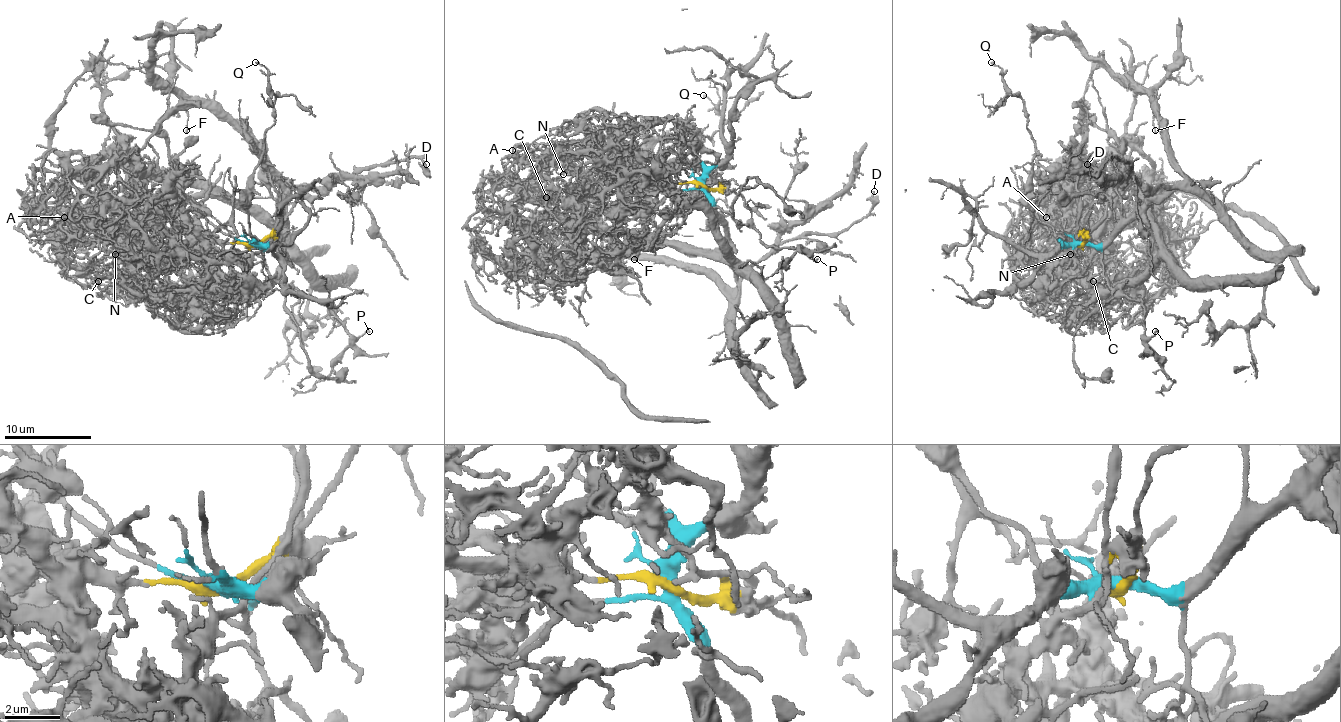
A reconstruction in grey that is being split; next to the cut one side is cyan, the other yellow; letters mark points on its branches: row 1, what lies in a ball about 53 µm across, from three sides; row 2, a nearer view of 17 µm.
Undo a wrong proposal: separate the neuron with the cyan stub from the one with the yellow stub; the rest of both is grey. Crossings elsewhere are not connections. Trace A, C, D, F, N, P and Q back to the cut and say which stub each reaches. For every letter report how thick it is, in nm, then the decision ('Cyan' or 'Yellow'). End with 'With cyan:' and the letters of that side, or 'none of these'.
A: Thickness 160 nm. Yellow
C: Thickness 180 nm. Yellow
D: Thickness 170 nm. Cyan
F: Thickness 110 nm. Cyan
N: Thickness 130 nm. Yellow
P: Thickness 150 nm. Cyan
Q: Thickness 140 nm. Cyan
With cyan: D, F, P, Q

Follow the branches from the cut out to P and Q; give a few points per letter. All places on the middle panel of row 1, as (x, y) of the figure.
P: (703, 185), (705, 196), (714, 207), (748, 224), (770, 246), (801, 250), (818, 259)
Q: (703, 185), (703, 170), (694, 137), (696, 133), (709, 140), (722, 131), (722, 116), (703, 94)

